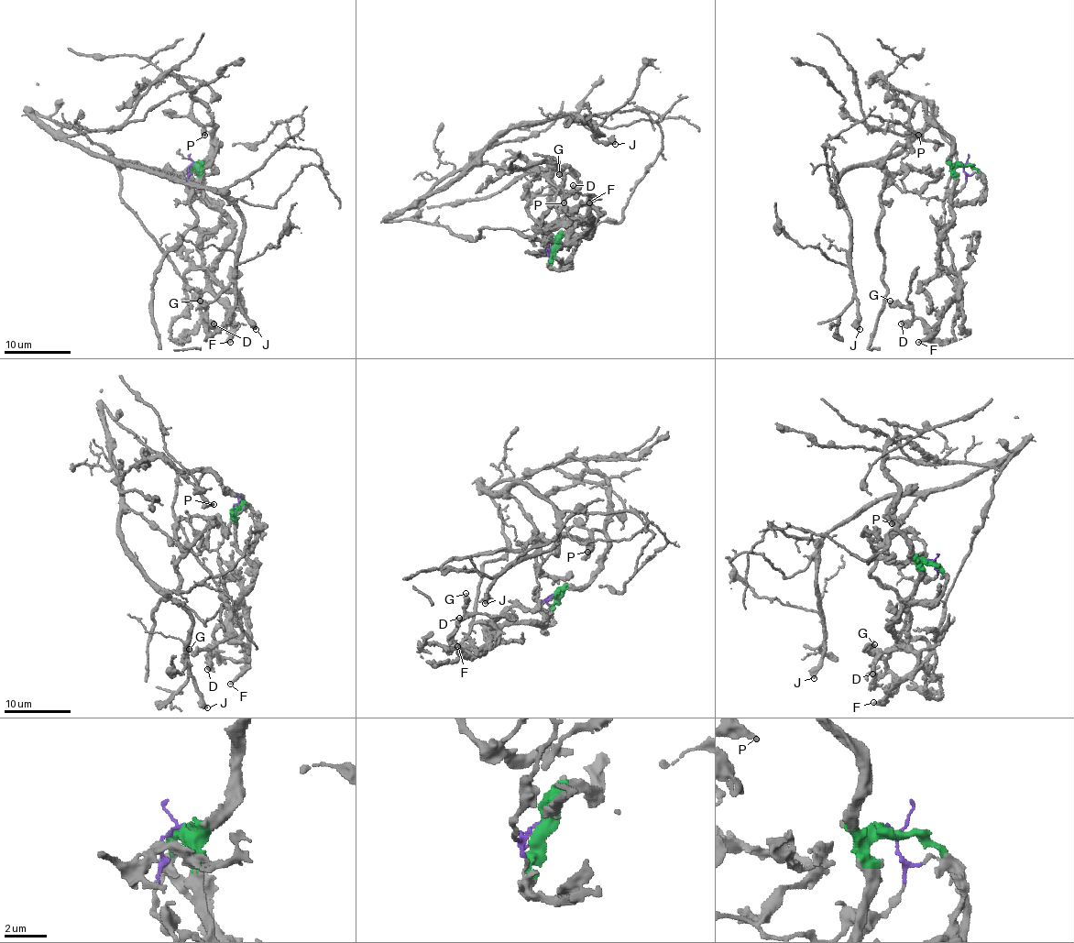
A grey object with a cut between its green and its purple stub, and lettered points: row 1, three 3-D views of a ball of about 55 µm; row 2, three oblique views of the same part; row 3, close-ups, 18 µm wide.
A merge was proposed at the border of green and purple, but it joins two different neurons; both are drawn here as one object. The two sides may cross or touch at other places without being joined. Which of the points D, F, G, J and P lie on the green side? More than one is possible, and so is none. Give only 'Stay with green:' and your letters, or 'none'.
Stay with green: D, F, G, P

